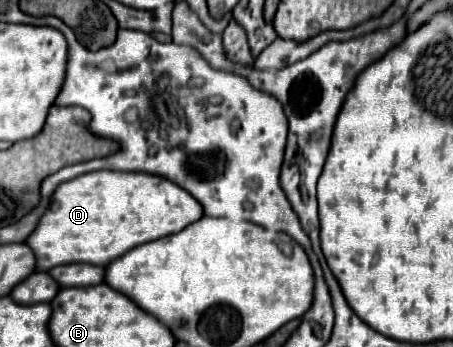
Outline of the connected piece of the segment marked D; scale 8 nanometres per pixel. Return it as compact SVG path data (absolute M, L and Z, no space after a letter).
M87 172L61 182L25 244L35 254L35 270L85 262L107 266L127 250L181 232L203 216L201 204L167 178L143 172Z

